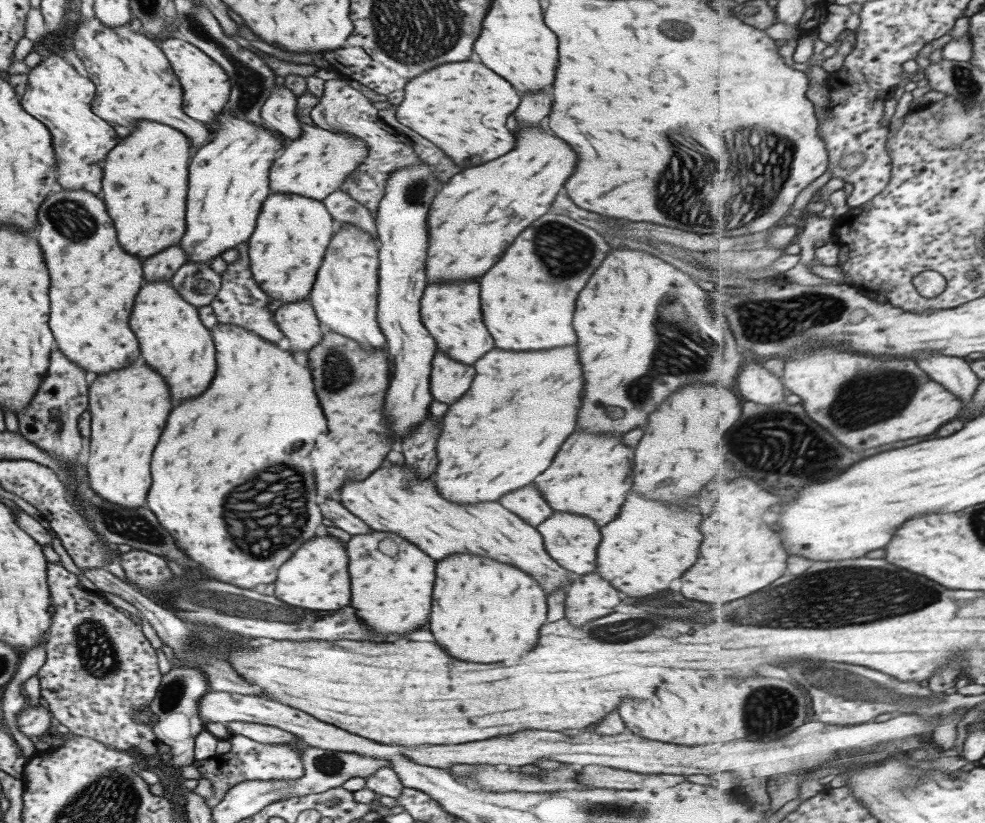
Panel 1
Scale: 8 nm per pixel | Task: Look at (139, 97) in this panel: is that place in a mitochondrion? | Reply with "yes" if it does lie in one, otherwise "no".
no

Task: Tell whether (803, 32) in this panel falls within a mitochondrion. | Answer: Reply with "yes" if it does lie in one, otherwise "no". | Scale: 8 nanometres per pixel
no

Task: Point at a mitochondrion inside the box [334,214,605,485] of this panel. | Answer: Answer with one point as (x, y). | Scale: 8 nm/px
(556, 246)

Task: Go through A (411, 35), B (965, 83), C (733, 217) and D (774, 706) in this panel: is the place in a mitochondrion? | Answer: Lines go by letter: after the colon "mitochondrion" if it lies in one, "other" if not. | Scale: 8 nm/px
A: mitochondrion
B: mitochondrion
C: mitochondrion
D: mitochondrion

